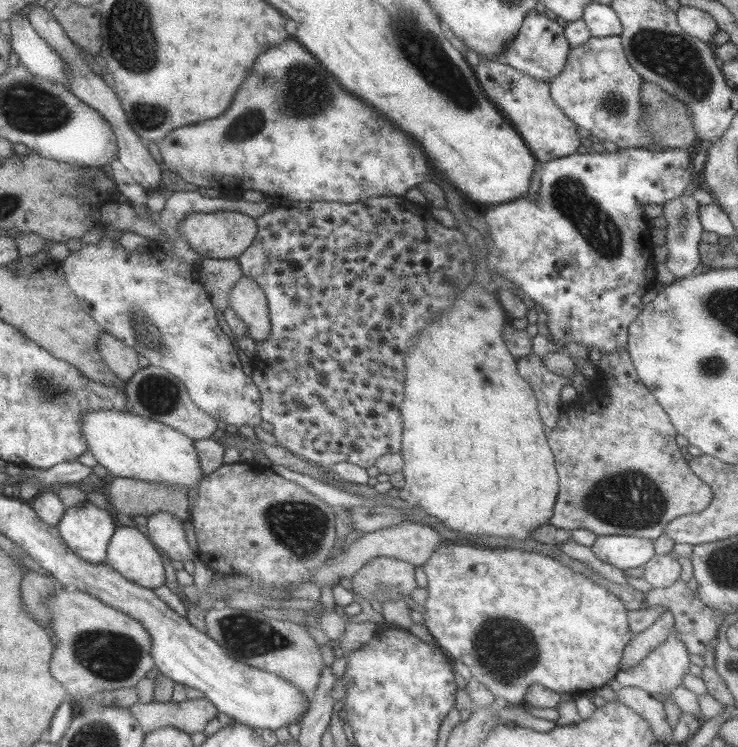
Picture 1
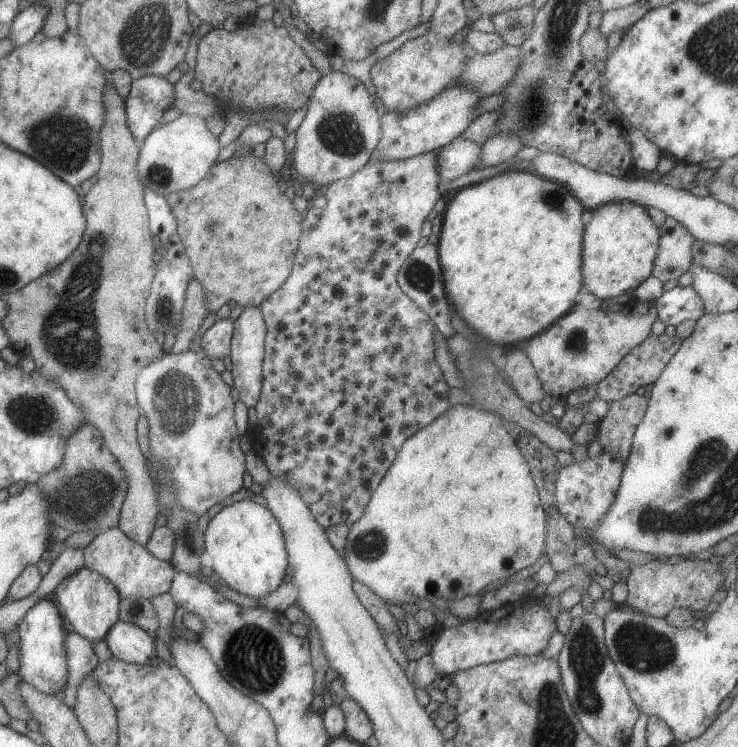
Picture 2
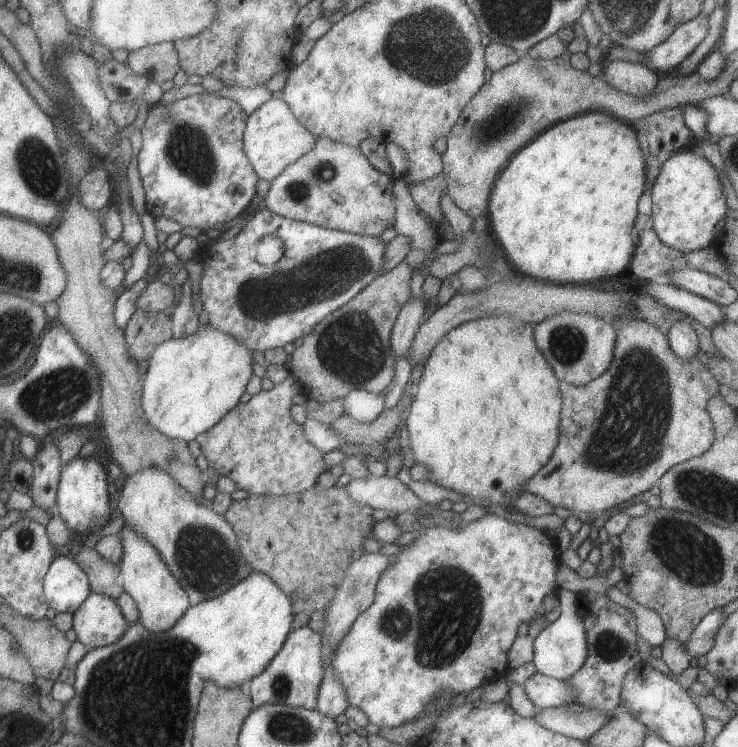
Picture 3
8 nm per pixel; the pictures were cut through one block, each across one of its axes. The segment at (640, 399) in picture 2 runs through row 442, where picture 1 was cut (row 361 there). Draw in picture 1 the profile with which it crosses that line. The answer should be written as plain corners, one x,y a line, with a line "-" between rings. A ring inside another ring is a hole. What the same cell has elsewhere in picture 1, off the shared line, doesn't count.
628,349
603,354
598,369
599,384
591,385
590,401
563,403
556,428
547,433
559,474
559,491
548,523
571,532
586,529
598,536
618,534
655,540
672,519
704,510
713,492
684,459
671,418
640,380

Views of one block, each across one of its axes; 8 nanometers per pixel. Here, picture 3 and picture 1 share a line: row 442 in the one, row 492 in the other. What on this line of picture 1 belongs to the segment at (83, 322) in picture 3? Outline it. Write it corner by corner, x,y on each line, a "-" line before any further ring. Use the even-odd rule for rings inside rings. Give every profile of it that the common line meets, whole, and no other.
116,477
111,484
110,494
106,496
115,513
122,512
129,516
142,514
149,517
151,514
166,511
176,515
176,518
179,518
182,522
189,518
188,508
190,508
190,502
188,501
187,490
184,487
173,487
161,482

